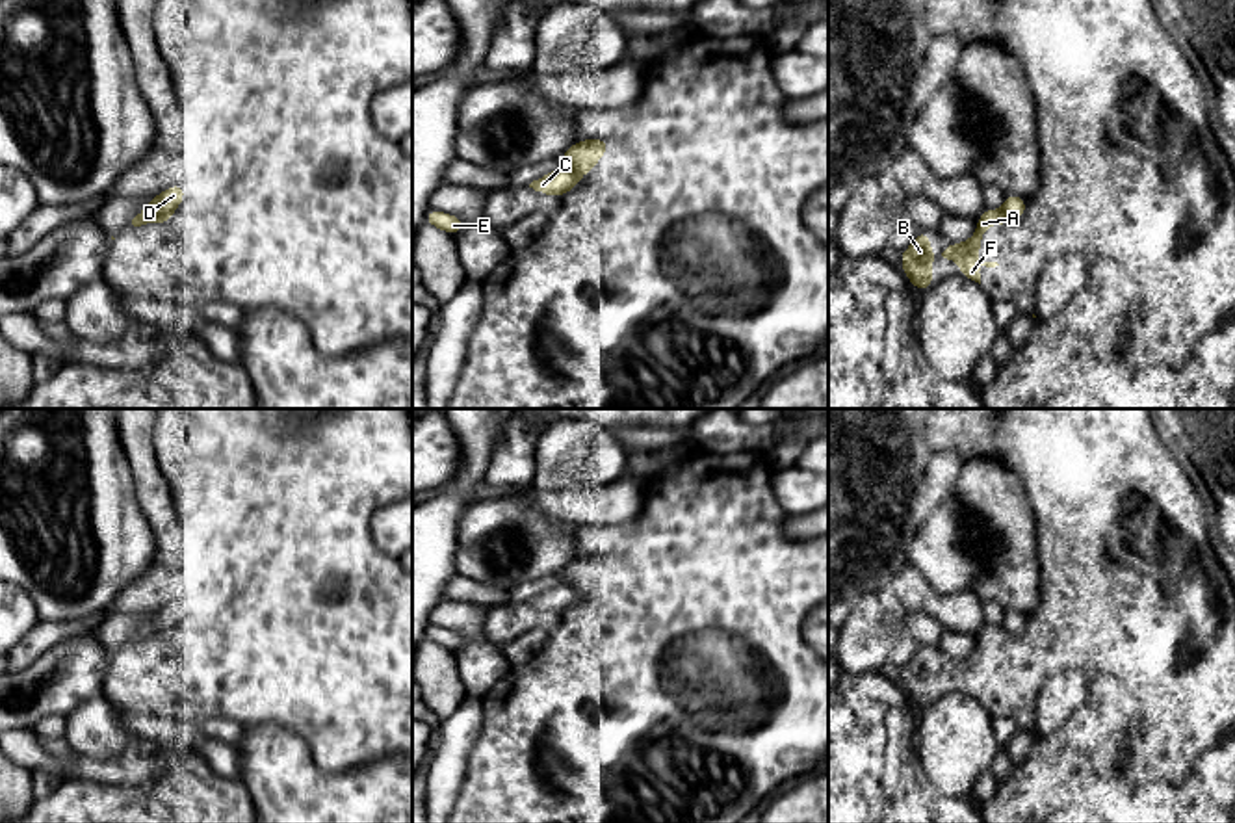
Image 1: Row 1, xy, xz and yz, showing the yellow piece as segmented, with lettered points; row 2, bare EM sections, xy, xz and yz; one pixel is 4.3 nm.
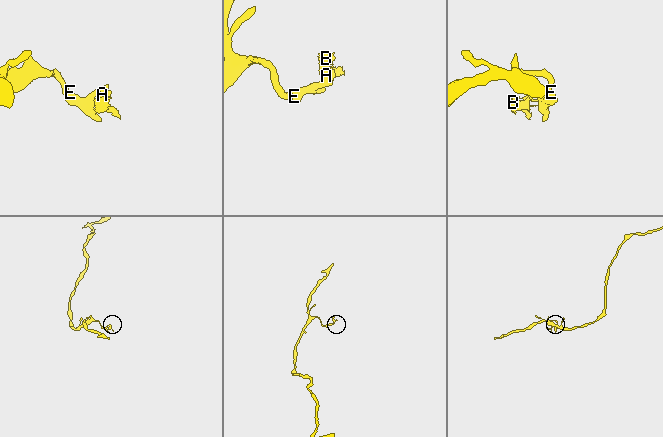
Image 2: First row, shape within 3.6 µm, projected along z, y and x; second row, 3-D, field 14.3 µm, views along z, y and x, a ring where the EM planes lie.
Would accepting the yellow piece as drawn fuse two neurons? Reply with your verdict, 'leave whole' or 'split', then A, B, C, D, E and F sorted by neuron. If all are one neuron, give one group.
split; groups A B F / C D E

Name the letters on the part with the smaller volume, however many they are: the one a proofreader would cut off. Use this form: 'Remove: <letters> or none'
Remove: A, B, F

